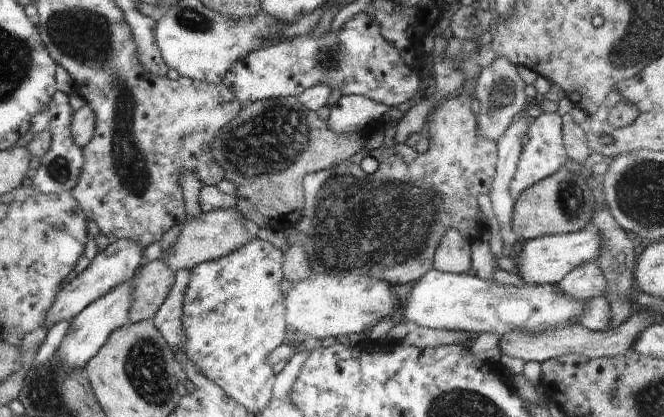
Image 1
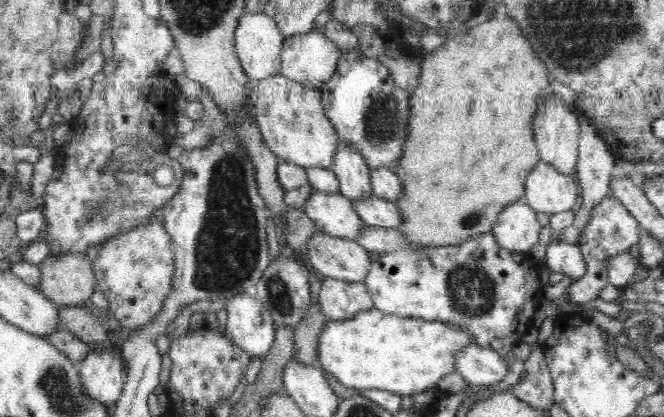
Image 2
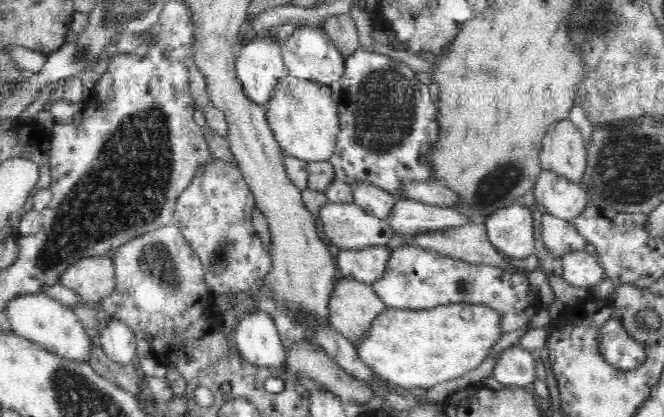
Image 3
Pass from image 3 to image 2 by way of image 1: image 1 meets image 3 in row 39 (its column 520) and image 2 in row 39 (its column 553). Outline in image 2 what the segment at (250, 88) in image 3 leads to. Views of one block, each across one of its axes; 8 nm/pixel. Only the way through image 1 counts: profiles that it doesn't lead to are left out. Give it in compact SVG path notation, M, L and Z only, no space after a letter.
M246 11L238 22L235 33L235 51L246 76L254 82L264 80L280 73L281 50L285 37L276 25L276 21L265 13L249 13Z

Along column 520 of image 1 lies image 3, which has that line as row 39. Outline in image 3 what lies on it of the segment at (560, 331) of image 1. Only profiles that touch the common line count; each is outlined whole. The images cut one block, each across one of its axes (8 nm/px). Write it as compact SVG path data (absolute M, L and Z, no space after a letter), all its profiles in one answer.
M348 13L328 15L320 26L323 32L332 39L337 49L346 58L360 49L358 30L354 19Z

